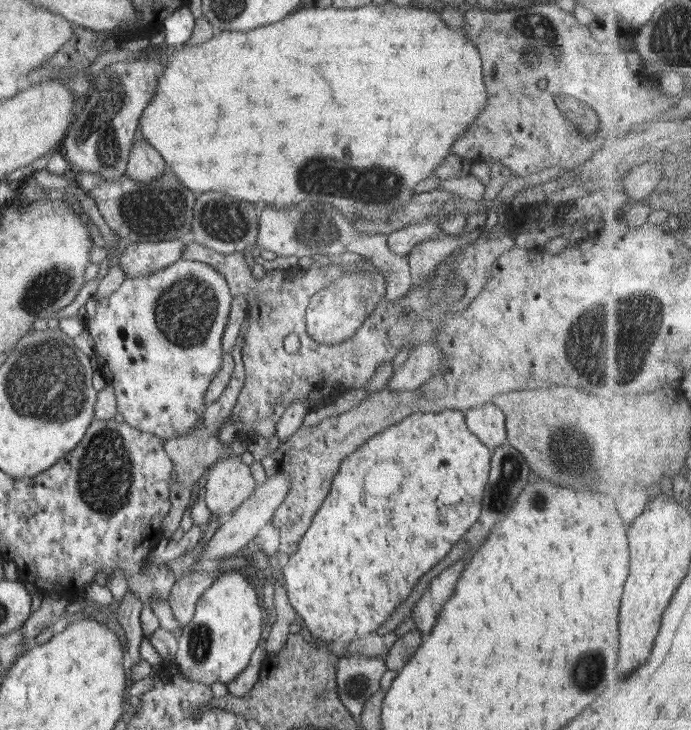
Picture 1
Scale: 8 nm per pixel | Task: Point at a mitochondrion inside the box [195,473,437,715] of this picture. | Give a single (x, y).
(360, 684)

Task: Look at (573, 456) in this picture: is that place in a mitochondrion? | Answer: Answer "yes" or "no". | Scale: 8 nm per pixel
yes

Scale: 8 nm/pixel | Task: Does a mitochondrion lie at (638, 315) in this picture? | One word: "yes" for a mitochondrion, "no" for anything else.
yes

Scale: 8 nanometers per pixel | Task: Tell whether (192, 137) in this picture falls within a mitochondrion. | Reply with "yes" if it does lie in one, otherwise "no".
no

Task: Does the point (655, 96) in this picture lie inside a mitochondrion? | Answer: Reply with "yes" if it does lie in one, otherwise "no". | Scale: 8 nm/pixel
no

